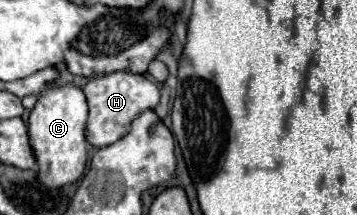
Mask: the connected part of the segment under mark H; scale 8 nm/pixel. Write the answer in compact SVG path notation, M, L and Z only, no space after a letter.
M113 72L105 76L95 76L83 88L89 102L89 122L87 122L87 142L95 148L109 146L121 140L129 130L133 118L145 110L155 110L159 104L159 88L143 74Z

